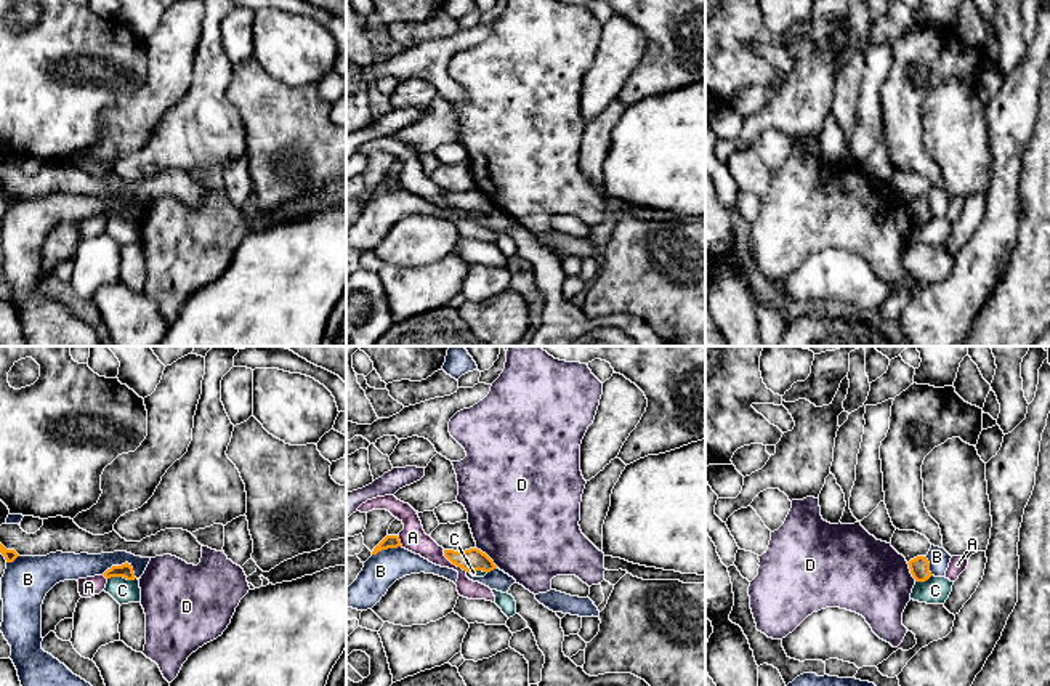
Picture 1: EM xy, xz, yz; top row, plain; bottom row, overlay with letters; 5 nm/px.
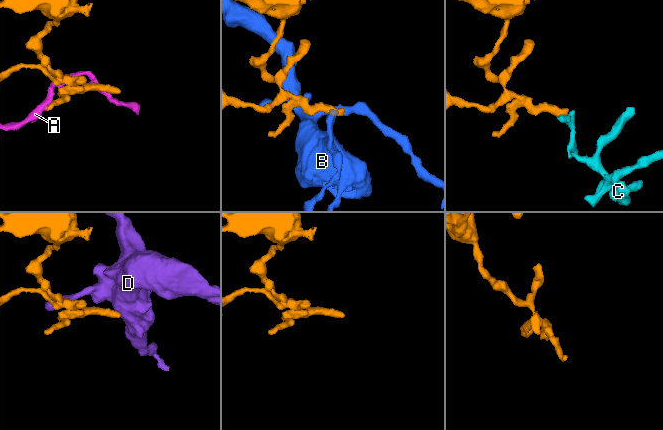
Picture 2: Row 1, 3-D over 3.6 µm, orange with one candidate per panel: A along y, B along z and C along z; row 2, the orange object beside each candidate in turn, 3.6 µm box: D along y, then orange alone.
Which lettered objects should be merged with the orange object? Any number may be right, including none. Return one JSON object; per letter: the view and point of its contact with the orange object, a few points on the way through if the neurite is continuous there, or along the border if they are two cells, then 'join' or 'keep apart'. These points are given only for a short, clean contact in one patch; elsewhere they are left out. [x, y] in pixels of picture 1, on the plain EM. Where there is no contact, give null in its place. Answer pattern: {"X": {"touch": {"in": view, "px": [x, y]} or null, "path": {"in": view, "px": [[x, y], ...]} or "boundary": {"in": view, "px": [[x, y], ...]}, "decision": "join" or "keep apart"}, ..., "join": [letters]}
{"A": {"touch": {"in": "xz", "px": [454, 204]}, "decision": "keep apart"}, "B": {"touch": {"in": "xy", "px": [122, 205]}, "decision": "keep apart"}, "C": {"touch": {"in": "xy", "px": [121, 217]}, "boundary": {"in": "xy", "px": [[135, 218], [108, 220]]}, "decision": "keep apart"}, "D": {"touch": {"in": "xz", "px": [488, 197]}, "boundary": {"in": "xz", "px": [[476, 188], [497, 207]]}, "decision": "keep apart"}, "join": []}

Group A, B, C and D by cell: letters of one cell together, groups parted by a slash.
A / B / C / D

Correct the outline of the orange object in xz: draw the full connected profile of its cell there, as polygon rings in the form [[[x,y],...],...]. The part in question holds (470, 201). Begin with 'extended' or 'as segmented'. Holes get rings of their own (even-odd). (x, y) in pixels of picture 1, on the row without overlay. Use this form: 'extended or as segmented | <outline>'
as segmented | [[[470,189],[465,192],[444,191],[444,197],[452,205],[455,205],[457,208],[462,208],[466,213],[470,212],[491,213],[497,210],[494,202],[478,189]]]

